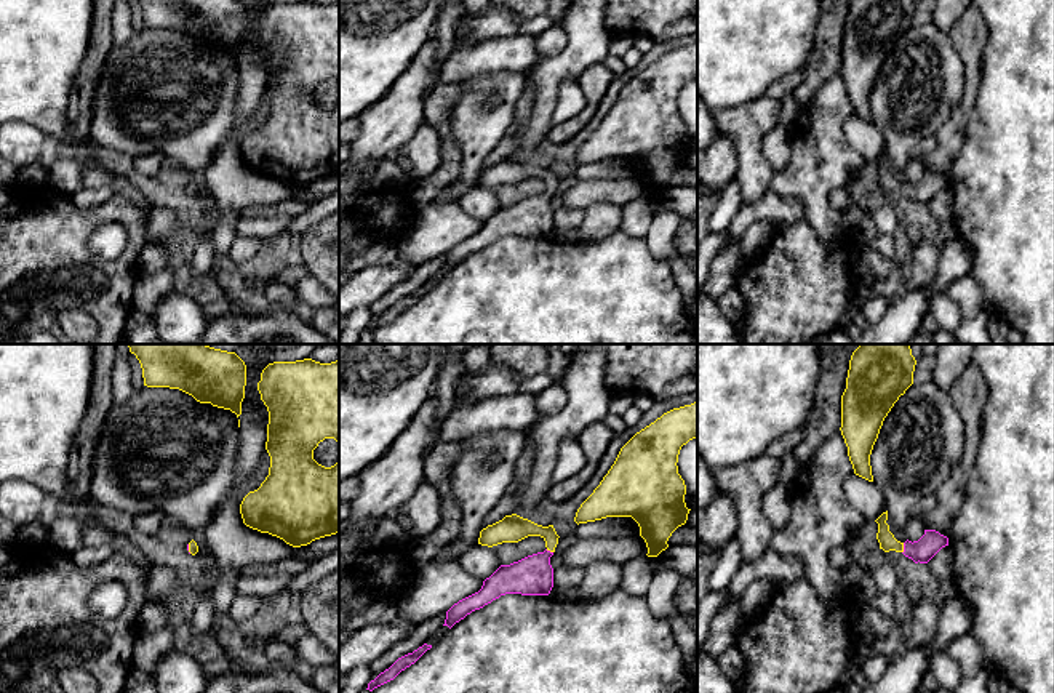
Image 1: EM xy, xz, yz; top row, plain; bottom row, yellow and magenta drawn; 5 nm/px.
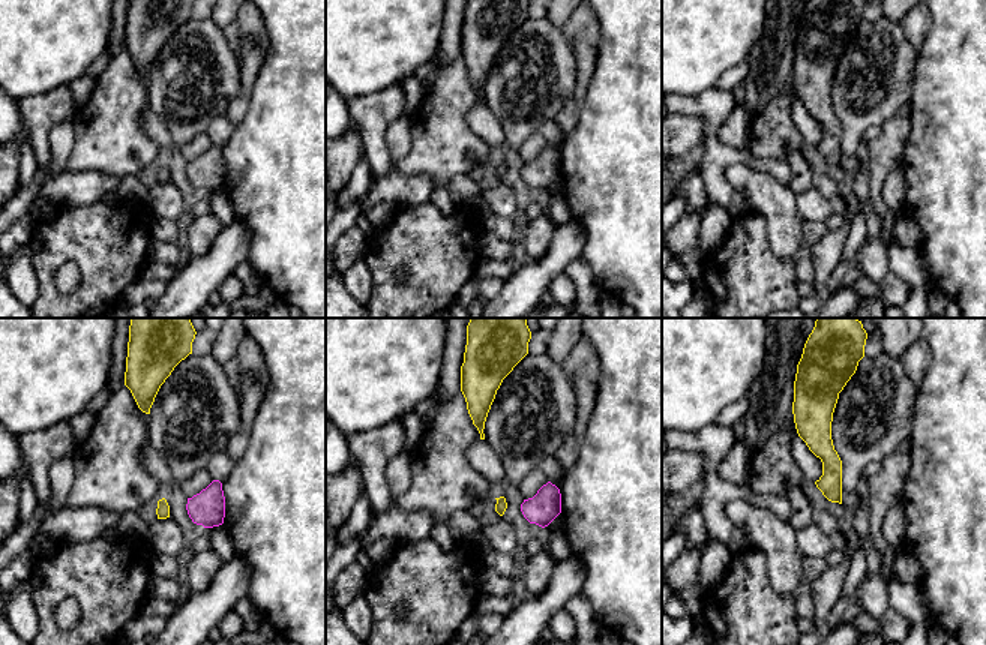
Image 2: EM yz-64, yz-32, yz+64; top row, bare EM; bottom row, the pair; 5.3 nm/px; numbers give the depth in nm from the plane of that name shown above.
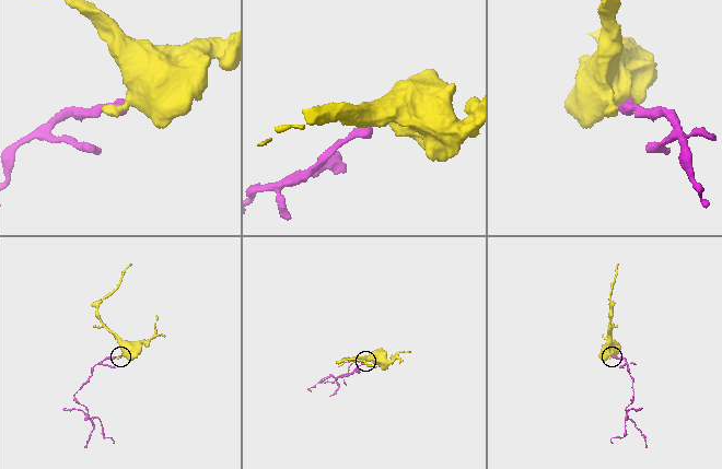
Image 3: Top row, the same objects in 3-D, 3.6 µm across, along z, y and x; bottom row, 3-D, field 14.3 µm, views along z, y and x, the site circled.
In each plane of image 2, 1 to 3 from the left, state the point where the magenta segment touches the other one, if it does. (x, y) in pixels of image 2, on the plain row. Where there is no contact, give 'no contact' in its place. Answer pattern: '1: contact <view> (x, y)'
1: no contact
2: no contact
3: no contact

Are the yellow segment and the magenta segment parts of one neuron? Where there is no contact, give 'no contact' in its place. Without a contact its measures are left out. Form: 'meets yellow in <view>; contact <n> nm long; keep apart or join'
meets yellow in yz; contact 60 nm long; join

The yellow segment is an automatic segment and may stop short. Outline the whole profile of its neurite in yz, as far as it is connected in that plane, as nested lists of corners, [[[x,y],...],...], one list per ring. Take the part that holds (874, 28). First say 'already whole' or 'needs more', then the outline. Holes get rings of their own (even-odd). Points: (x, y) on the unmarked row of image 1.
already whole | [[[851,0],[841,37],[841,77],[854,115],[873,123],[870,96],[884,59],[913,26],[915,0]]]

